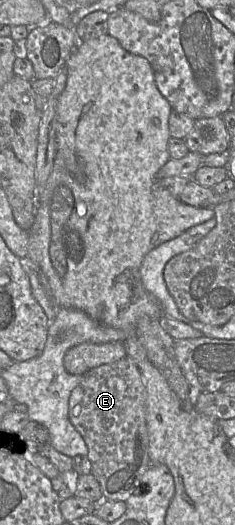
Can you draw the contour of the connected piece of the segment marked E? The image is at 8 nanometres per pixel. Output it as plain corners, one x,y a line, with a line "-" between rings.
130,358
108,363
89,370
71,392
69,420
88,447
91,474
99,482
104,499
125,501
133,494
142,493
142,476
151,465
146,422
147,392
137,365

